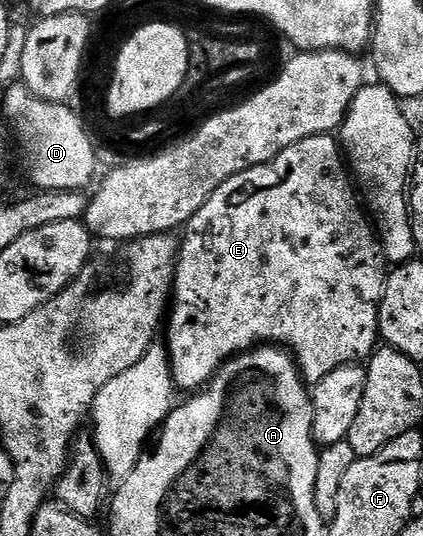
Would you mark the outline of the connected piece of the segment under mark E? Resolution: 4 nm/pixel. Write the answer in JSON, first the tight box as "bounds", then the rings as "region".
{"bounds":[167,135,387,394],"region":[[[332,135],[303,138],[303,142],[287,146],[287,150],[280,152],[271,162],[243,170],[235,174],[235,178],[223,182],[223,186],[219,186],[215,194],[211,194],[211,198],[207,198],[207,202],[203,202],[201,209],[190,218],[183,229],[183,235],[179,240],[177,275],[171,293],[171,311],[167,316],[167,347],[174,385],[180,391],[182,388],[185,394],[193,394],[204,388],[226,360],[231,360],[240,353],[250,352],[258,345],[280,346],[288,350],[297,362],[301,379],[309,386],[323,382],[323,378],[327,378],[331,370],[339,370],[339,366],[368,361],[378,347],[379,310],[387,279],[385,251],[355,191],[350,169],[343,159],[343,149]]]}

